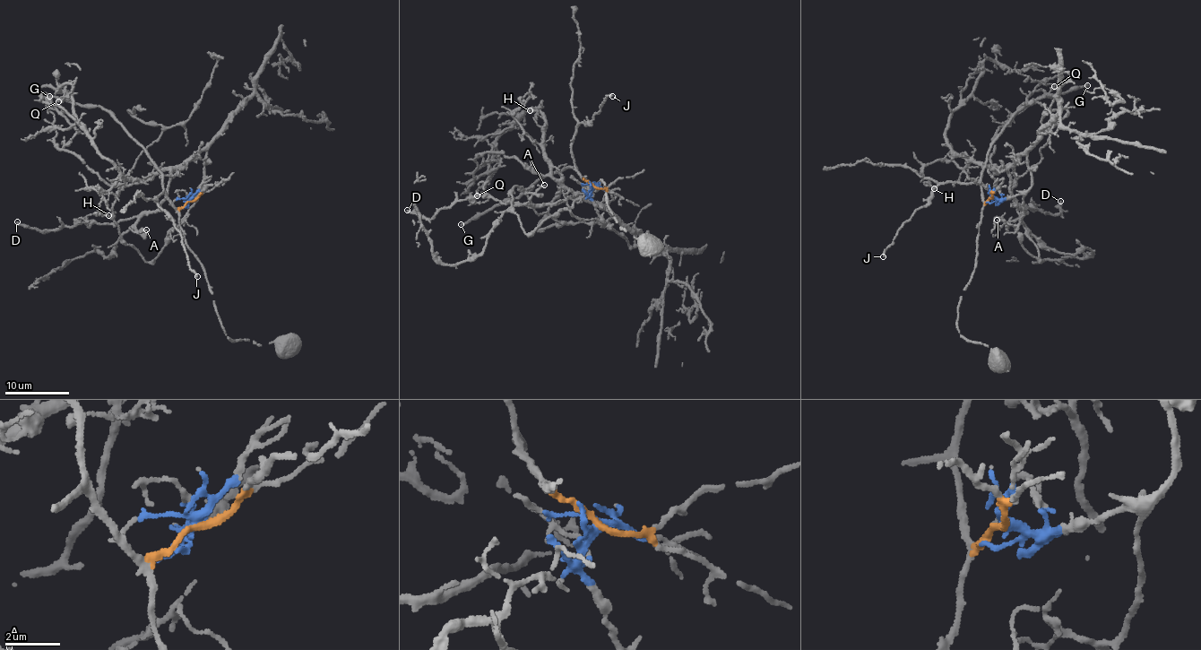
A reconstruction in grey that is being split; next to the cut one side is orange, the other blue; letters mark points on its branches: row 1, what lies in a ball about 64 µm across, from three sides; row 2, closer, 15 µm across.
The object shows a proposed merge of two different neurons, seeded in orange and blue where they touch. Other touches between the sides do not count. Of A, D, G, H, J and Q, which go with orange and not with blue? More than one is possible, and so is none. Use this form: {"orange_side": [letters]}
{"orange_side": ["G", "J"]}

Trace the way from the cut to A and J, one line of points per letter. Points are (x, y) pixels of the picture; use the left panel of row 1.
A: (190, 201), (202, 190), (206, 158), (186, 159), (170, 173), (168, 196), (134, 225), (146, 229)
J: (190, 201), (178, 209), (160, 193), (154, 197), (180, 234), (187, 263), (196, 277)

